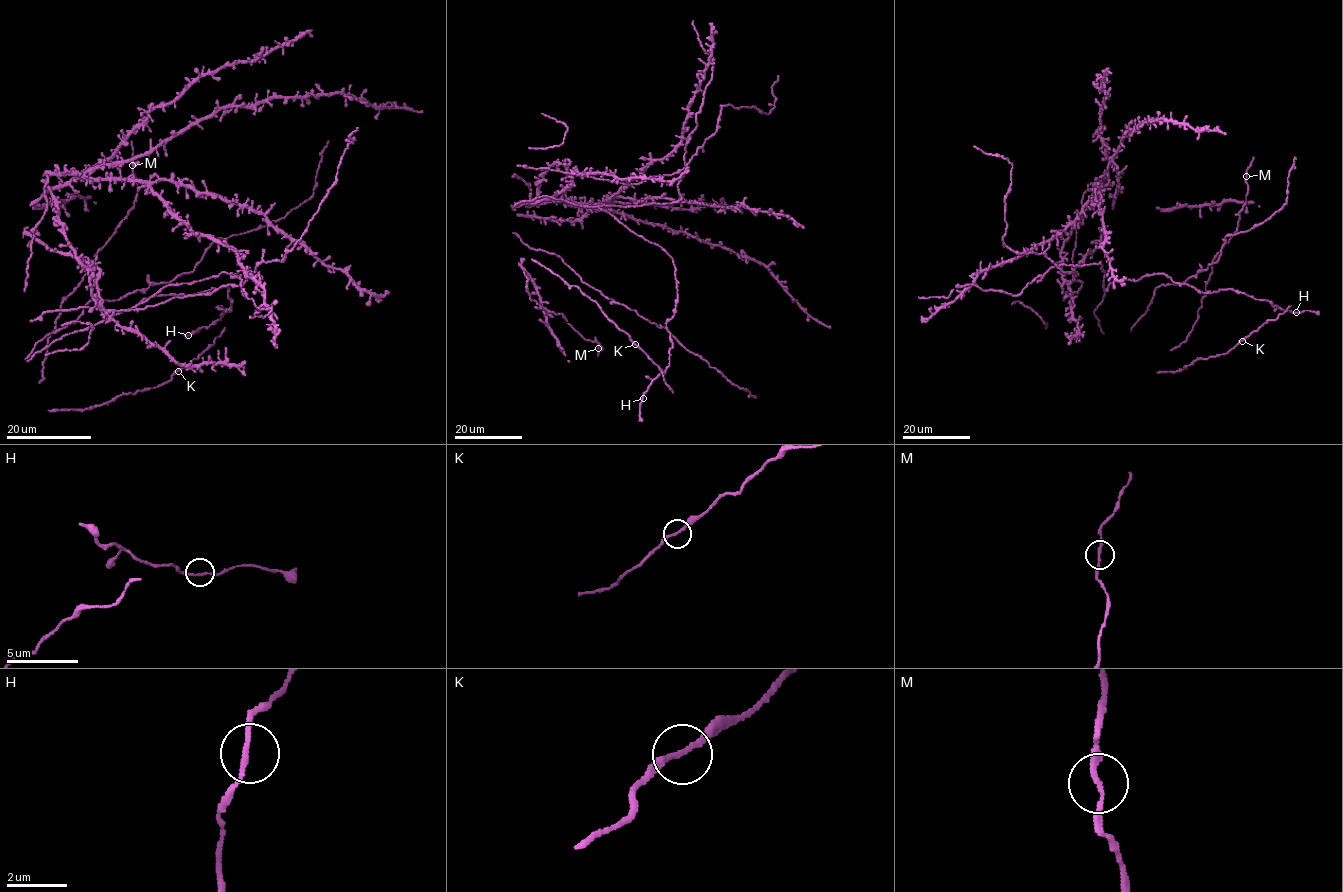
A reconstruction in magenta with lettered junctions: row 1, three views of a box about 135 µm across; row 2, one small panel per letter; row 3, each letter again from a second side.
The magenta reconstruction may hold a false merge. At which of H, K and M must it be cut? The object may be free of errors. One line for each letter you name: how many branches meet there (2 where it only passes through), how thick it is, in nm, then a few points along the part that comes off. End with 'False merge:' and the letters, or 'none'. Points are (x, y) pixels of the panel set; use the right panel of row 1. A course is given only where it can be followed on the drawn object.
False merge: none

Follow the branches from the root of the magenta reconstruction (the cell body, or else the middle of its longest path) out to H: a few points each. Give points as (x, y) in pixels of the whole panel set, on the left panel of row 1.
H: (135, 306), (154, 296), (227, 287), (230, 310), (219, 305), (225, 311), (221, 319), (188, 335)

